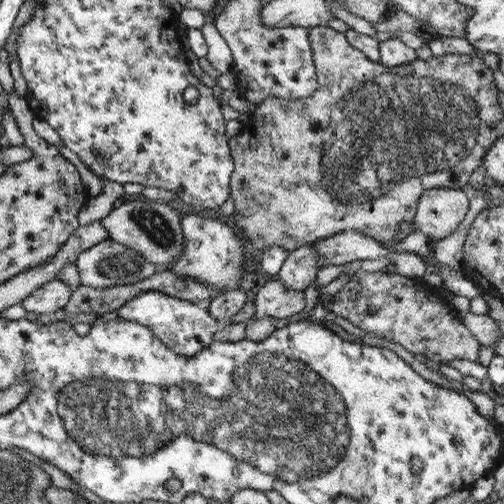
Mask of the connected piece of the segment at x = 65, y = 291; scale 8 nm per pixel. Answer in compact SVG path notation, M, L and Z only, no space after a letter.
M59 277L43 284L40 288L27 296L21 305L30 317L36 318L39 314L52 314L64 308L71 297L72 290Z

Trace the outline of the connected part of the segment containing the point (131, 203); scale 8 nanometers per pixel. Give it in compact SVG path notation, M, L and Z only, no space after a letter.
M126 198L121 205L114 207L108 216L99 221L108 231L113 241L138 251L148 262L154 263L159 269L168 266L183 249L183 232L180 224L181 209L172 208L164 202L154 200L140 201Z

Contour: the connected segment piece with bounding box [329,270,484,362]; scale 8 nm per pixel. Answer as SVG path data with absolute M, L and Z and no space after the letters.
M357 271L333 296L329 310L352 324L360 324L364 316L374 316L374 312L380 312L380 320L384 316L386 322L386 326L380 324L380 334L401 344L411 353L423 353L431 361L464 358L470 362L479 362L484 356L480 350L481 342L466 328L457 311L438 300L432 300L424 286L418 286L412 277L380 271Z

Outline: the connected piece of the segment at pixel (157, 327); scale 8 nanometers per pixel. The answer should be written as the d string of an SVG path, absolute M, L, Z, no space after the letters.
M143 292L124 303L117 310L118 320L132 320L149 328L168 348L178 355L194 358L198 352L208 348L215 340L220 324L210 316L209 309L200 308L196 303L168 296L163 292Z

